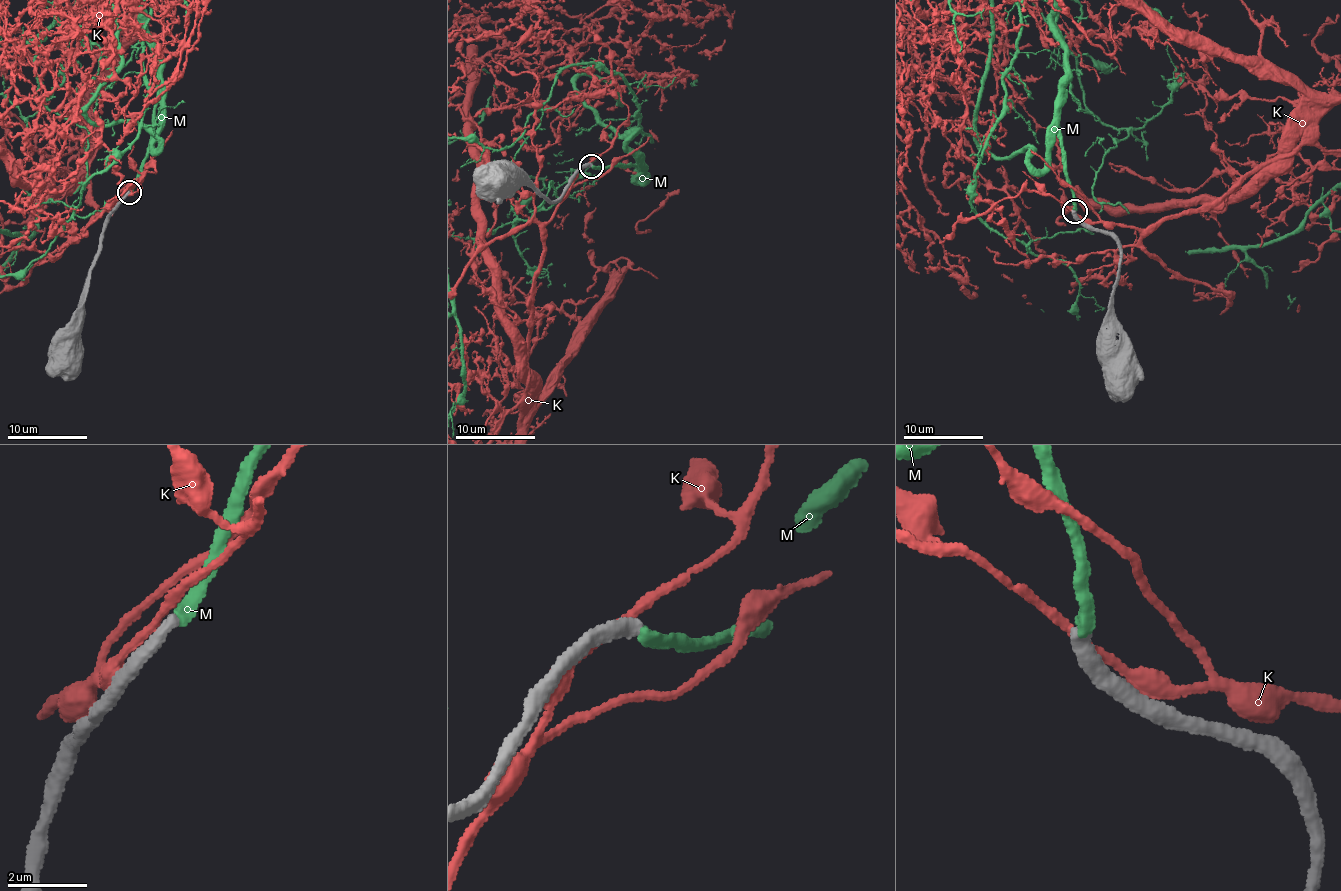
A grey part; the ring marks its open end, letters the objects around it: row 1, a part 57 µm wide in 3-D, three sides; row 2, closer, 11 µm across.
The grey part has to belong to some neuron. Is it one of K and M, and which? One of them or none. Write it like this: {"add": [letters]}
{"add": ["M"]}

